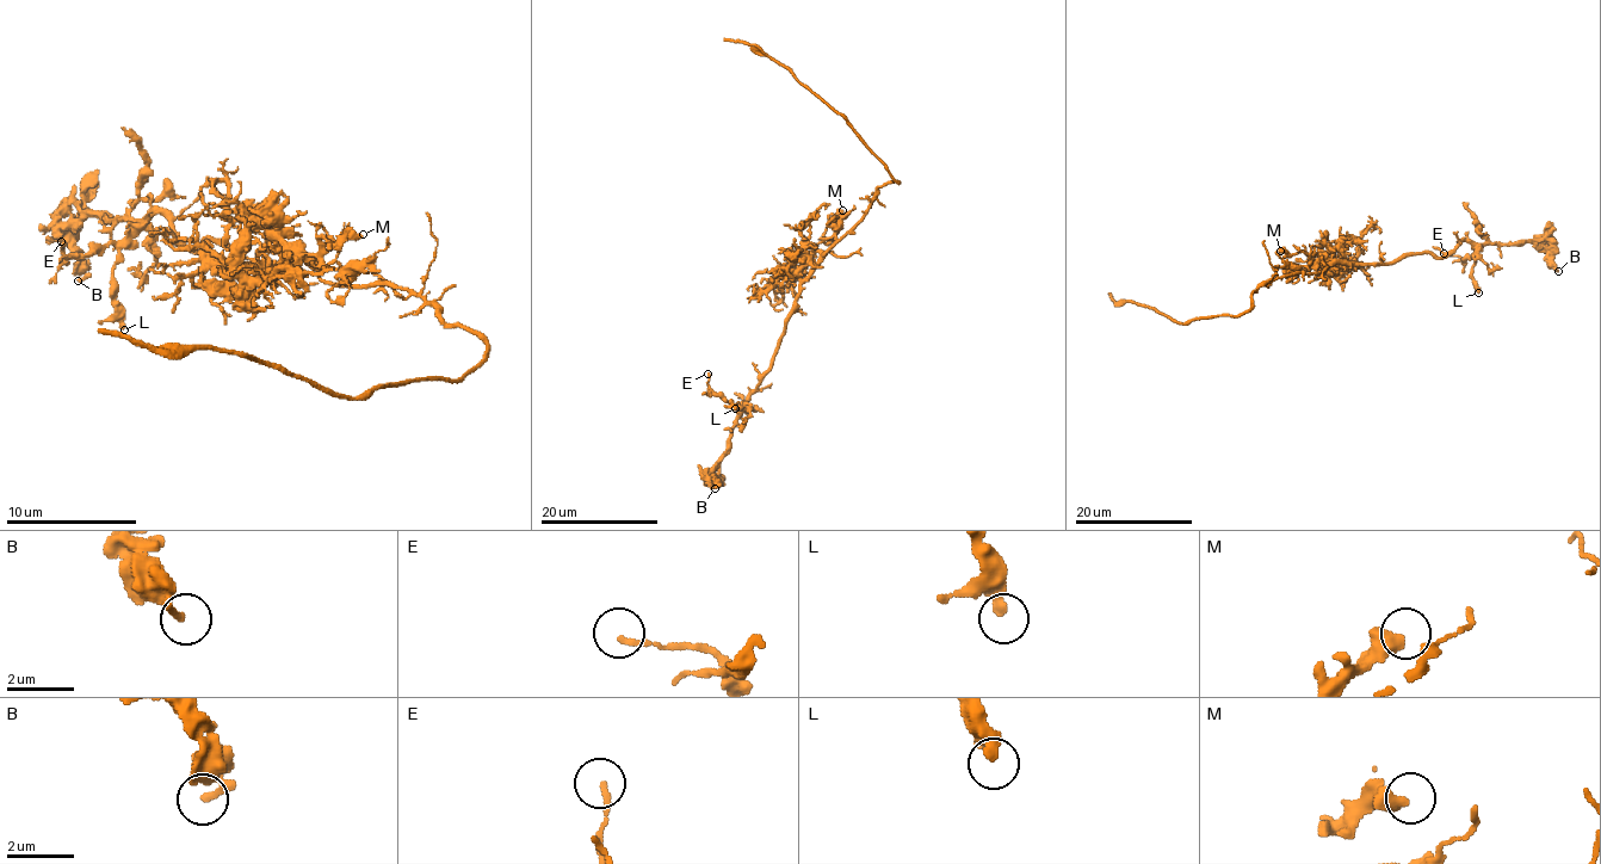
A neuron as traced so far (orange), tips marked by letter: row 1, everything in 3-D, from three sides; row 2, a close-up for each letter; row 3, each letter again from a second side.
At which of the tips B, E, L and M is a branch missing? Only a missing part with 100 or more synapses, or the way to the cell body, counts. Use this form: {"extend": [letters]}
{"extend": []}

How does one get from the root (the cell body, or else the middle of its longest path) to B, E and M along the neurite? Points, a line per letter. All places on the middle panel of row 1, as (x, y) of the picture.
B: (847, 232), (801, 285), (772, 366), (749, 396), (730, 434), (727, 454), (711, 474), (715, 488)
E: (847, 232), (801, 285), (772, 366), (749, 399), (730, 405), (714, 395), (708, 389), (708, 374)
M: (847, 232), (823, 254), (816, 247), (823, 239), (827, 224), (842, 210)

